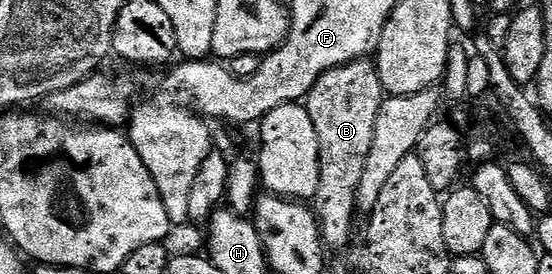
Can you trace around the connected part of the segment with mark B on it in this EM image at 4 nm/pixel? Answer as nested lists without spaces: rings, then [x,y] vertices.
[[[370,59],[354,60],[345,66],[337,66],[321,76],[309,90],[305,107],[309,118],[313,118],[313,130],[317,130],[319,147],[319,181],[313,201],[313,211],[319,221],[320,235],[328,249],[343,252],[351,244],[351,227],[357,217],[357,190],[361,186],[361,174],[365,174],[365,162],[373,146],[373,129],[377,126],[377,110],[381,110],[385,99],[379,69]]]

